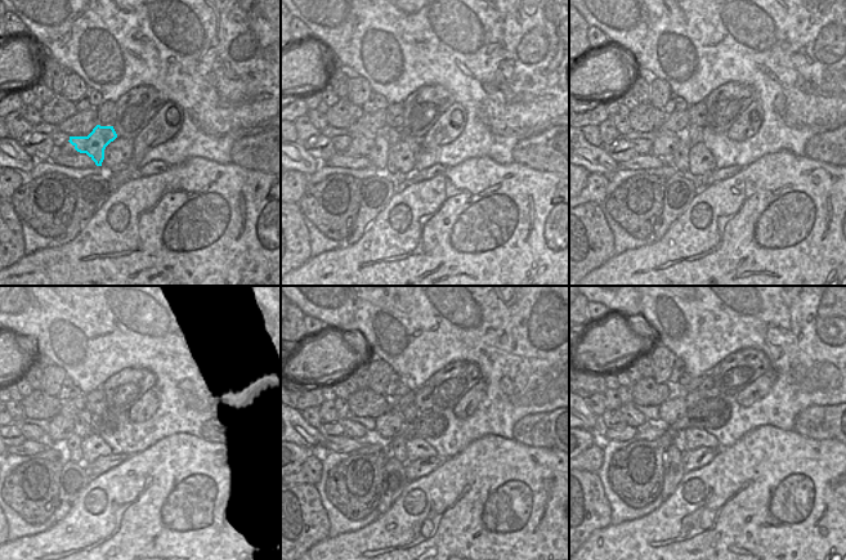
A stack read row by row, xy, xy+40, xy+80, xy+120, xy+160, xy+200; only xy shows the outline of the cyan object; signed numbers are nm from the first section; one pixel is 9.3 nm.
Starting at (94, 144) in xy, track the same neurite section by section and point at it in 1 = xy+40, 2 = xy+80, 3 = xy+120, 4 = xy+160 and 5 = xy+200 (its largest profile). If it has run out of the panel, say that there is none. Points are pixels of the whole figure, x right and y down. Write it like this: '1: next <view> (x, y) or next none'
1: next xy+40 (377, 146)
2: next xy+80 (666, 140)
3: next xy+120 (86, 426)
4: next xy+160 (384, 411)
5: next xy+200 (672, 410)

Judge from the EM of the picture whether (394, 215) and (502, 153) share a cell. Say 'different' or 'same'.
different

